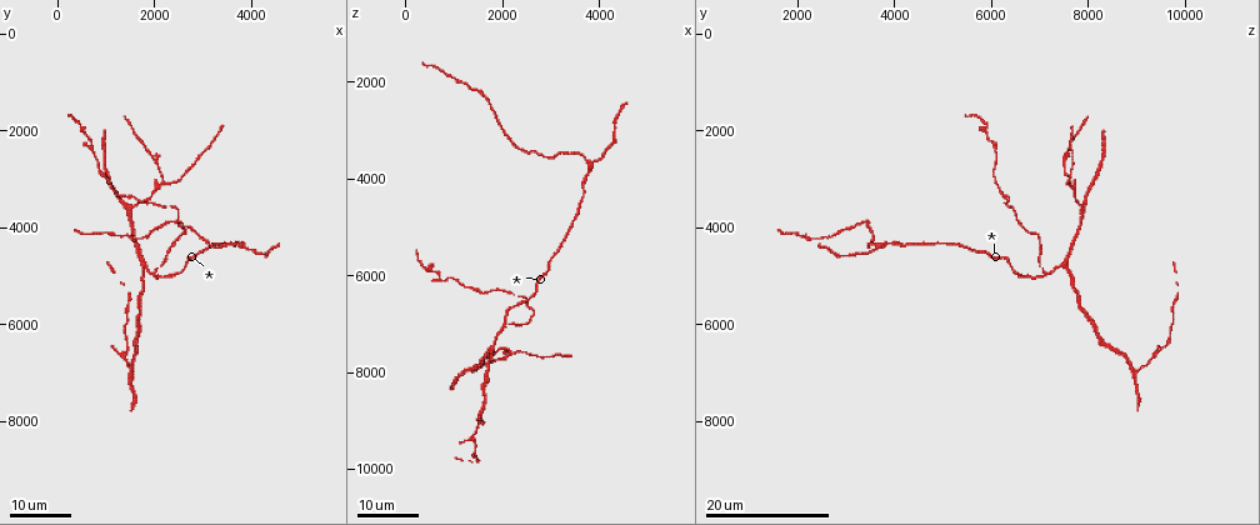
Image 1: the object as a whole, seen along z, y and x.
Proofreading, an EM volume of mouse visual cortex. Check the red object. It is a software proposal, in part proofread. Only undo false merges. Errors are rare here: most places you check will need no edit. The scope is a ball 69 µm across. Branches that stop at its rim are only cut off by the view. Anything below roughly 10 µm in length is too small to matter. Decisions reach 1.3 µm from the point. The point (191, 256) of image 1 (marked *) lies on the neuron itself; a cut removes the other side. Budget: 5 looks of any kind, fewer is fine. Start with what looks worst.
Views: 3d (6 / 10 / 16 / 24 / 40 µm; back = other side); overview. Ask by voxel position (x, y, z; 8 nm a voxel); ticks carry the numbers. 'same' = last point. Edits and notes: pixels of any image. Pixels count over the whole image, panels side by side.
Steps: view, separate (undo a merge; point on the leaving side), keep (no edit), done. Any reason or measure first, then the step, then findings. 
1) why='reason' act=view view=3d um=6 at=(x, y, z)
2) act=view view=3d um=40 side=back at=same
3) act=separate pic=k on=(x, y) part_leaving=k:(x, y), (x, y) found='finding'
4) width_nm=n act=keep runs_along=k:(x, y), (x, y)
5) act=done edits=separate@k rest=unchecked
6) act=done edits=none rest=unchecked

why='thin arm on a thick one' act=view view=3d um=16 at=(2150, 3050, 7550)

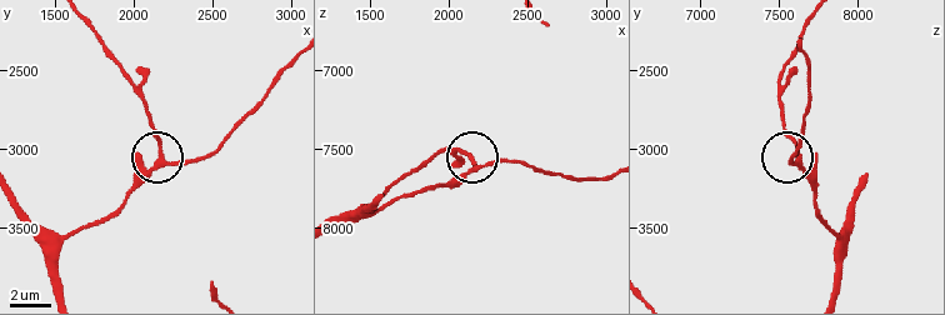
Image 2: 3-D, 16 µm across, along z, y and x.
act=view view=3d um=6 at=(2180, 3060, 7620)

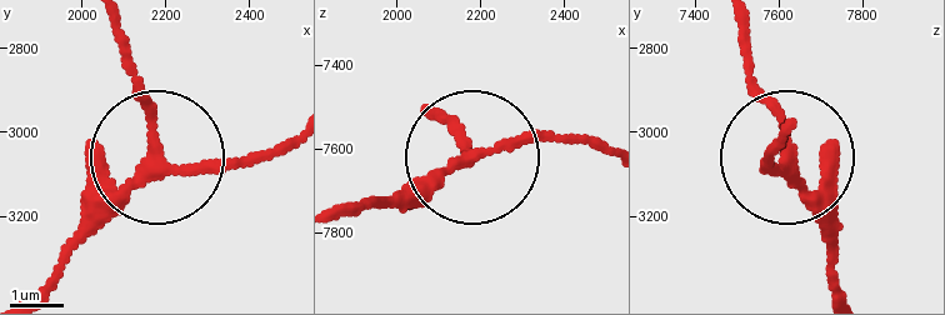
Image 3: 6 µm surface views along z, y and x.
width_nm=200 act=keep runs_along=3:(346, 214), (413, 205), (466, 155), (431, 106) found='one neuron here'

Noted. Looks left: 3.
why='a fork' act=view view=3d um=24 at=(3750, 4400, 3650)

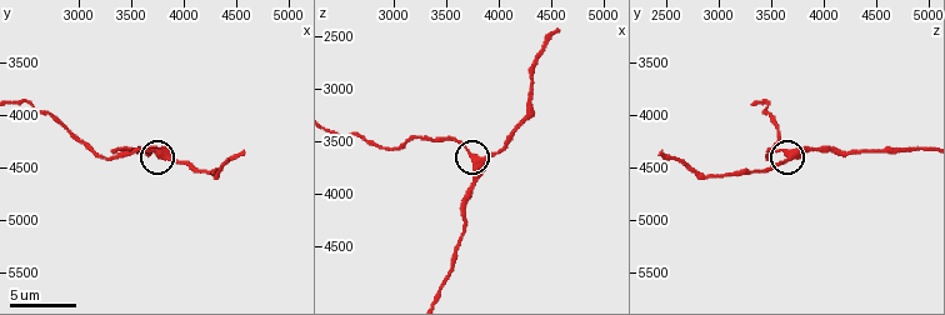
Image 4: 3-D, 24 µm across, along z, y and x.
act=view view=3d um=10 at=(3780, 4420, 3660)

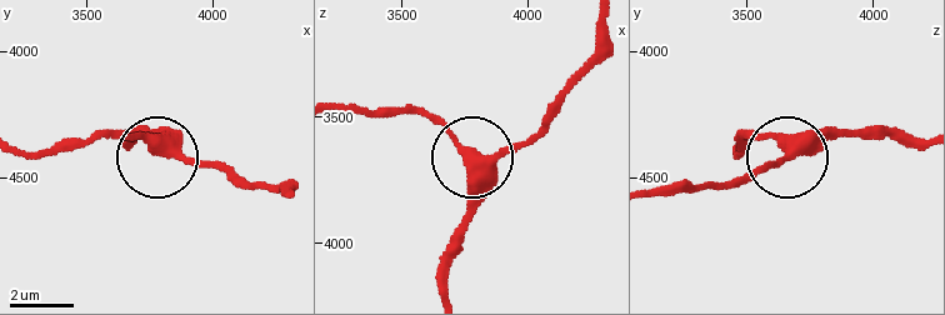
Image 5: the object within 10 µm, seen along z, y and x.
act=keep runs_along=5:(445, 291), (471, 165), (546, 133) found='continuous, no second neuron'

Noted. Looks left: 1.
act=done edits=none rest=unchecked

